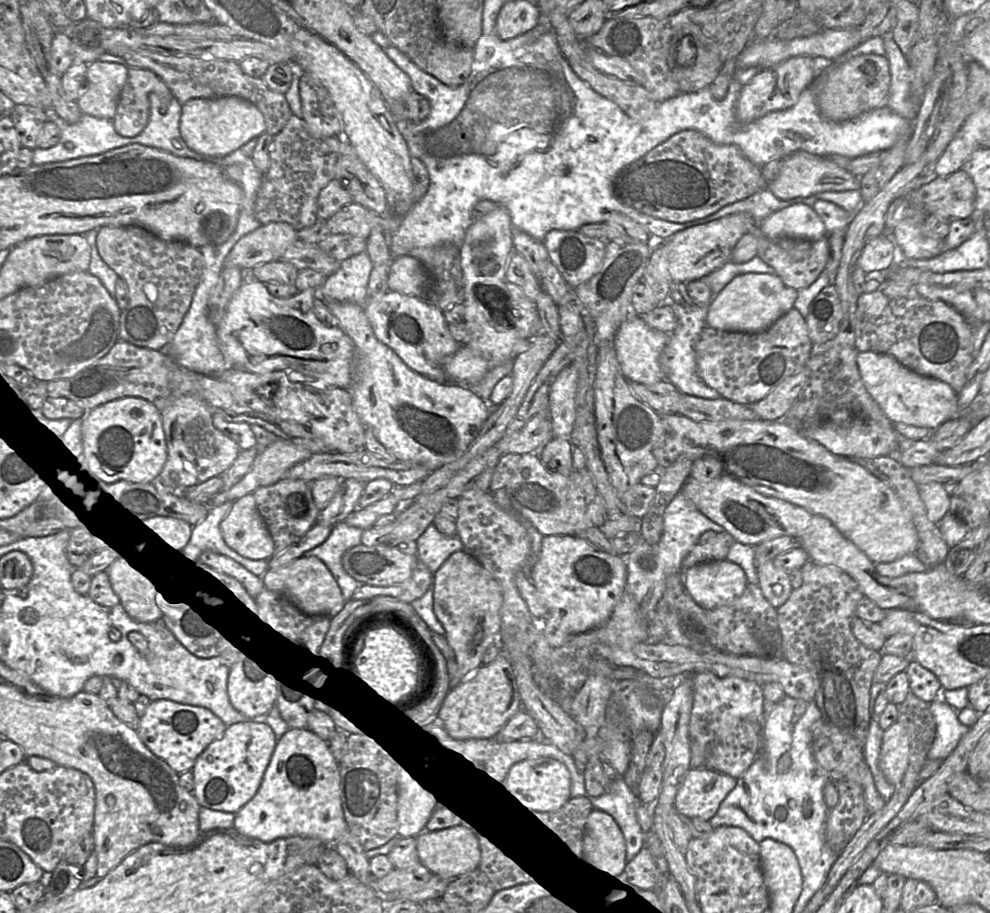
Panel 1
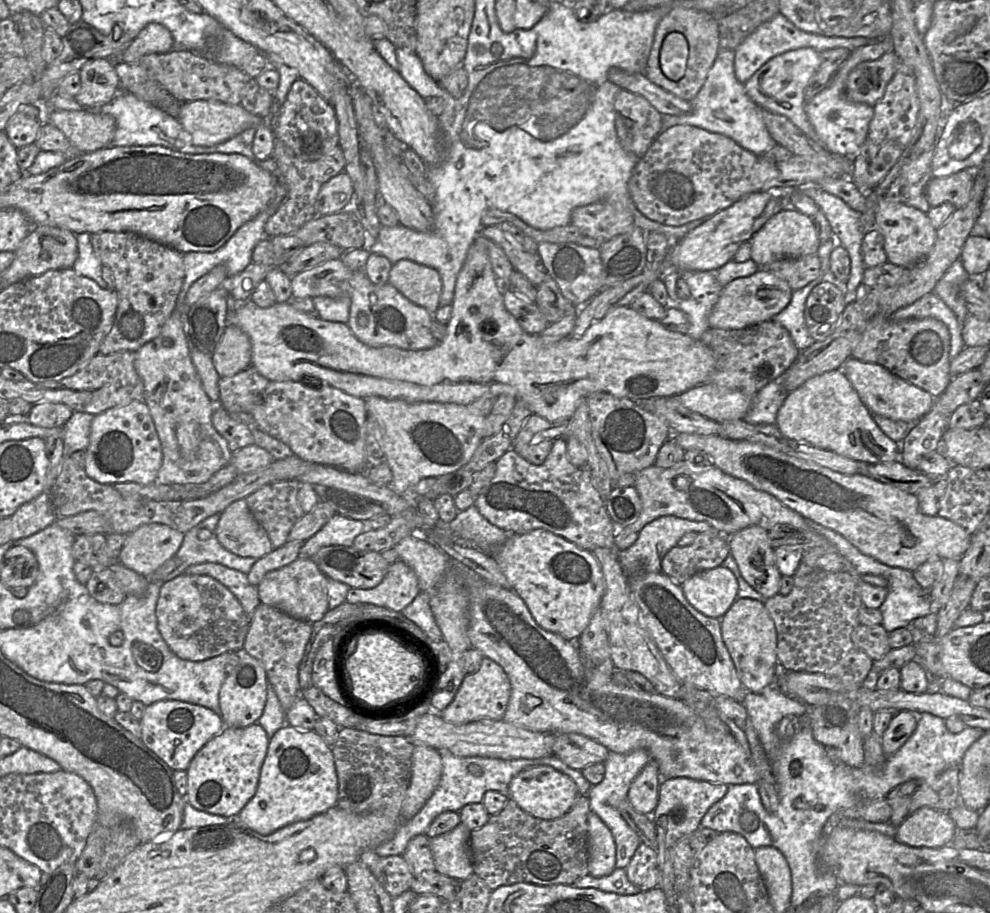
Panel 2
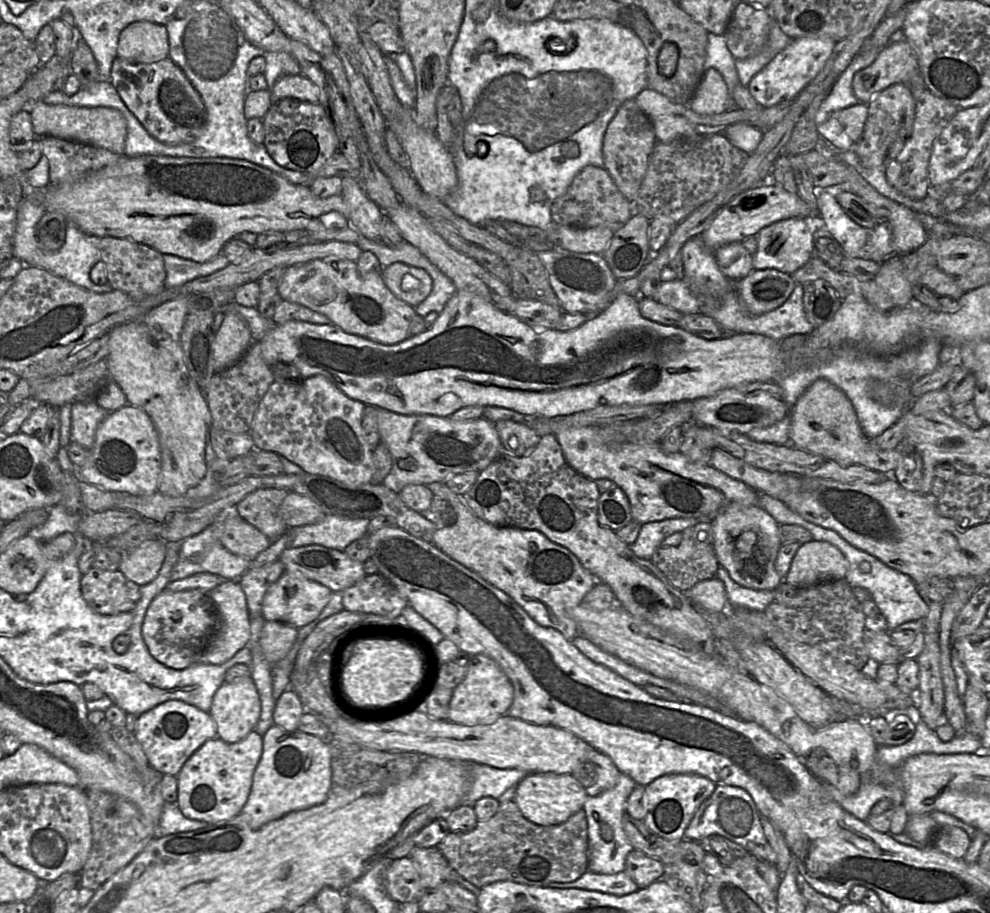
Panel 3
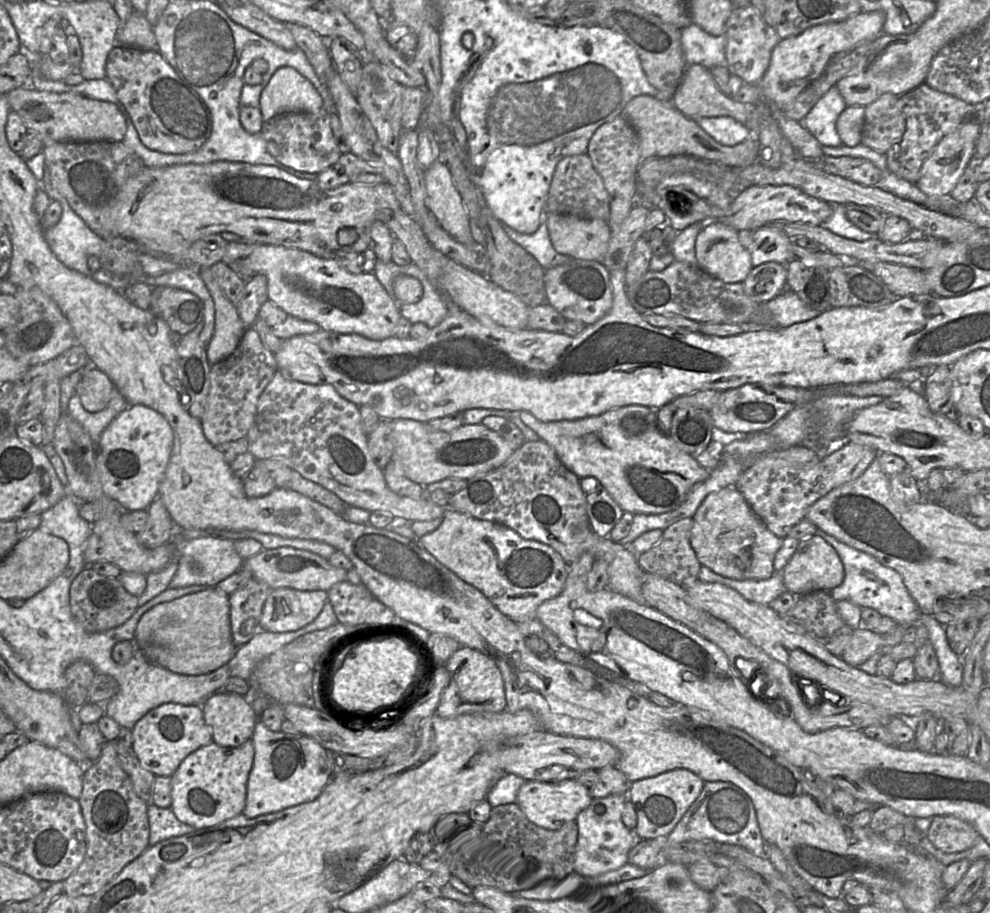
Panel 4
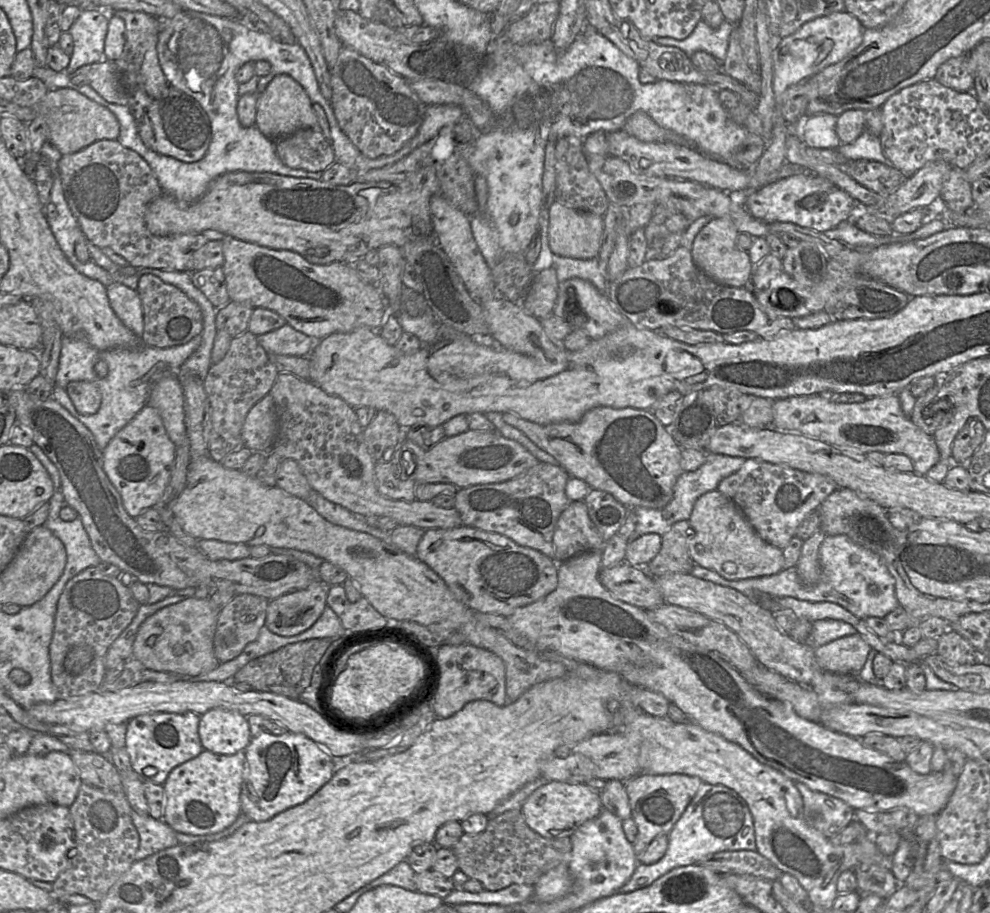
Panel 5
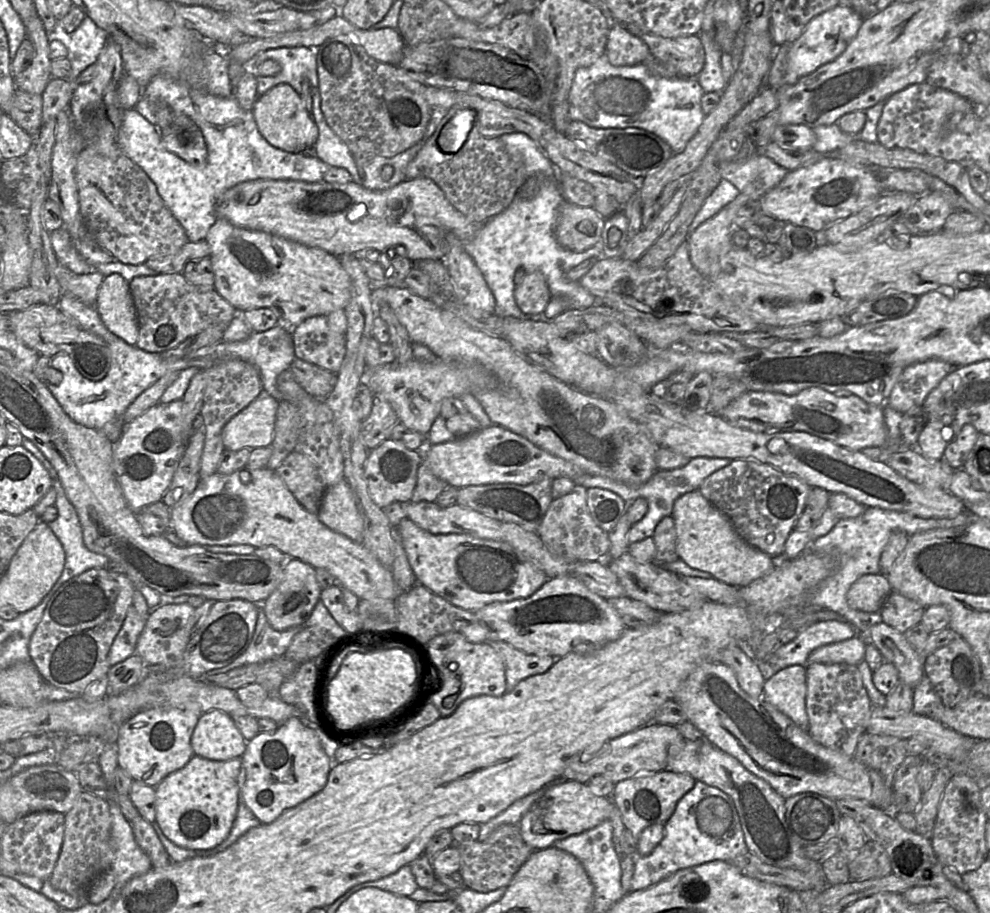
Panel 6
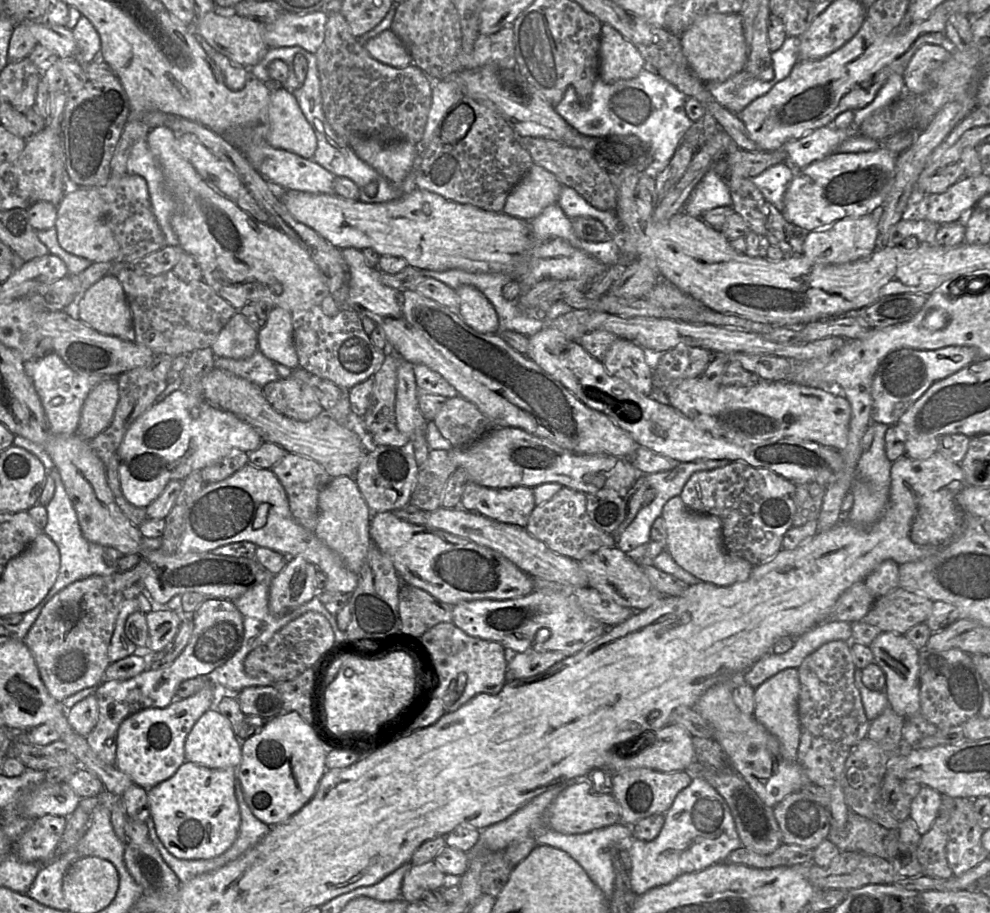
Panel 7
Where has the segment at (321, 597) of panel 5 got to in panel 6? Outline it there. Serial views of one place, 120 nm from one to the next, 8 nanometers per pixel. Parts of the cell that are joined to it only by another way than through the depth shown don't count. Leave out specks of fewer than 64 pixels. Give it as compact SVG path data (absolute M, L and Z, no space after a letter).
M288 559L283 565L283 579L274 592L263 602L263 610L271 627L284 631L304 623L320 600L322 589L315 568L297 559Z

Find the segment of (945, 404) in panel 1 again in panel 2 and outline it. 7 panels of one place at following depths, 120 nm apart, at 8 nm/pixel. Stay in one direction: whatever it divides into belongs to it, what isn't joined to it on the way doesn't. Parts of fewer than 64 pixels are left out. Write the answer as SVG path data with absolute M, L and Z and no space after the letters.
M851 356L841 370L873 414L915 423L930 411L935 402L935 397L930 393L901 379L879 364L862 362Z

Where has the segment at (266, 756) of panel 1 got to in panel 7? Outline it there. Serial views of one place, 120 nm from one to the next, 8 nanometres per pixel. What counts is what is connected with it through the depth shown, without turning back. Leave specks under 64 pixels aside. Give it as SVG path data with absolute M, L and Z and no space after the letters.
M184 761L168 779L148 790L150 816L161 842L176 858L211 859L224 853L240 831L241 813L236 799L237 768L208 768Z

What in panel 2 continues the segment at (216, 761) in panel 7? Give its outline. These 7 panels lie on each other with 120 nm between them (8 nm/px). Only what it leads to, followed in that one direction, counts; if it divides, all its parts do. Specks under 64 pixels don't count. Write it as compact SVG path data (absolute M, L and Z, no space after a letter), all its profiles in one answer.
M243 649L236 651L239 655L239 664L228 674L219 691L219 705L225 727L241 728L257 723L263 713L266 698L268 679L263 665Z

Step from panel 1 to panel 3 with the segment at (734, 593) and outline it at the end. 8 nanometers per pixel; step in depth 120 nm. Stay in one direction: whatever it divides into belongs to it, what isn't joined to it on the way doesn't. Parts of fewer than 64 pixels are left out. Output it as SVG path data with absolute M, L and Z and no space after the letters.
M715 576L698 582L684 593L697 608L709 612L728 612L729 601L724 583Z

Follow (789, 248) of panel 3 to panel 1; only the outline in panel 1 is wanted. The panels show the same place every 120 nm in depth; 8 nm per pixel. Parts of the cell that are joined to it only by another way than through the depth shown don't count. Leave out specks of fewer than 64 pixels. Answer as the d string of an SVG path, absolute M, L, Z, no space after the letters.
M803 203L775 211L758 224L760 232L770 239L788 236L815 241L828 236L820 216Z

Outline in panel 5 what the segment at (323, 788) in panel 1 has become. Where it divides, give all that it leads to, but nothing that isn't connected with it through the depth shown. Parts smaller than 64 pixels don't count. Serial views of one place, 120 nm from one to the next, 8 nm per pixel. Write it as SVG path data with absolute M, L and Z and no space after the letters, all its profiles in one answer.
M269 732L252 737L245 749L246 772L241 789L241 812L252 821L264 822L310 799L327 784L334 774L330 754L313 740L300 733L273 735Z

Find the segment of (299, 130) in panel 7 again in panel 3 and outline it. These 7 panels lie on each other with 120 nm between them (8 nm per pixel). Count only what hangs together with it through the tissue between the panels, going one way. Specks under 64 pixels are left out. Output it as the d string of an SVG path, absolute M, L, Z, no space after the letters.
M302 73L281 76L270 93L272 104L283 98L294 98L309 103L319 101L318 87Z

